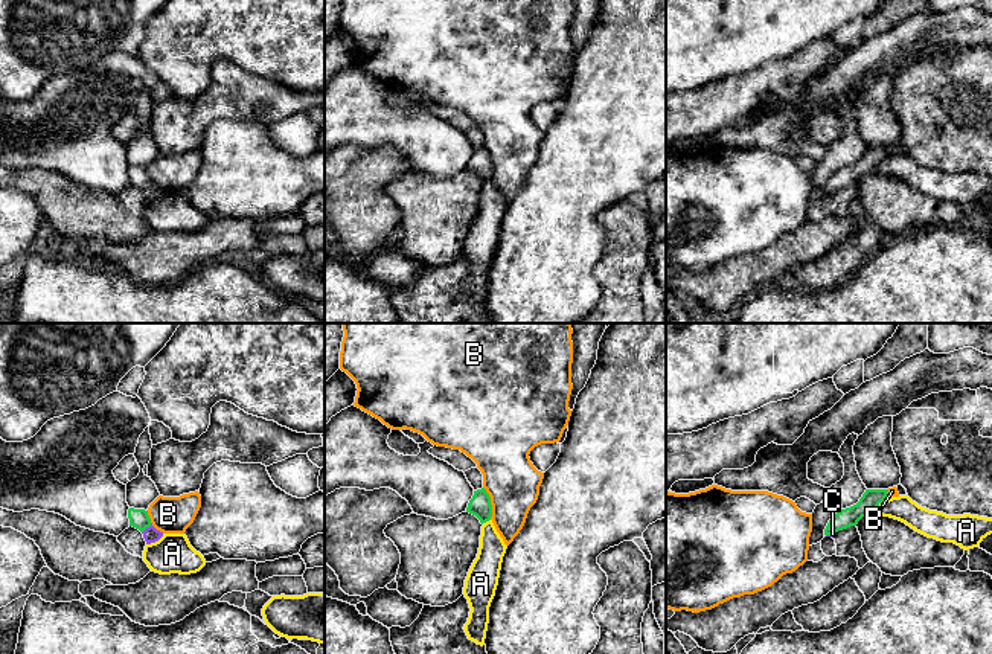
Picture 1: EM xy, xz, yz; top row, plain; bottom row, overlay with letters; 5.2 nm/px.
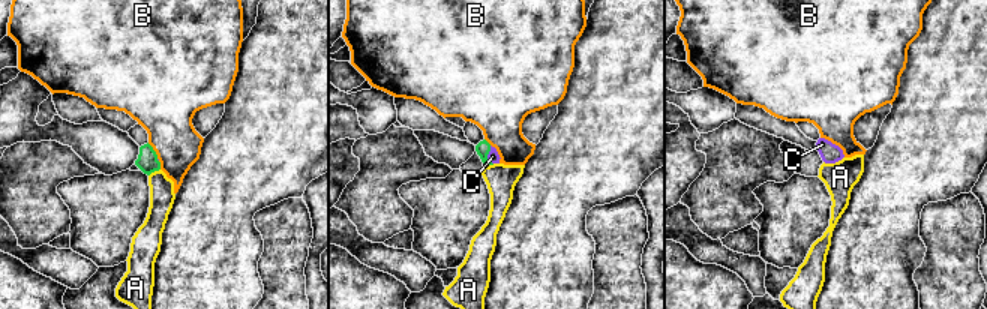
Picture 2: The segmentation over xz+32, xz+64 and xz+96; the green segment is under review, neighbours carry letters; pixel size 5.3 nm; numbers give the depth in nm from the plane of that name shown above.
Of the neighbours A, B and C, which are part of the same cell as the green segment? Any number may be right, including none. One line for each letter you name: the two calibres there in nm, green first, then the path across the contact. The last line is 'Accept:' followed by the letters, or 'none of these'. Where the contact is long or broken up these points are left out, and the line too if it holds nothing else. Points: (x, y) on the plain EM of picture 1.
C: Thickness 110 nm (green) against 80 nm. Path across: xy (139, 177), (147, 185), (150, 192)
Accept: C

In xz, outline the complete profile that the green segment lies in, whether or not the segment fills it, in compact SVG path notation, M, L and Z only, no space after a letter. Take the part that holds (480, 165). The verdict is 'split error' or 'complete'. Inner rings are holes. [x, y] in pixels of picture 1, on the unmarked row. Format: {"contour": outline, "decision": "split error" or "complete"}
{"contour": "M485 146L474 149L474 154L468 162L466 171L475 174L482 183L491 178L492 163L491 155Z", "decision": "complete"}

